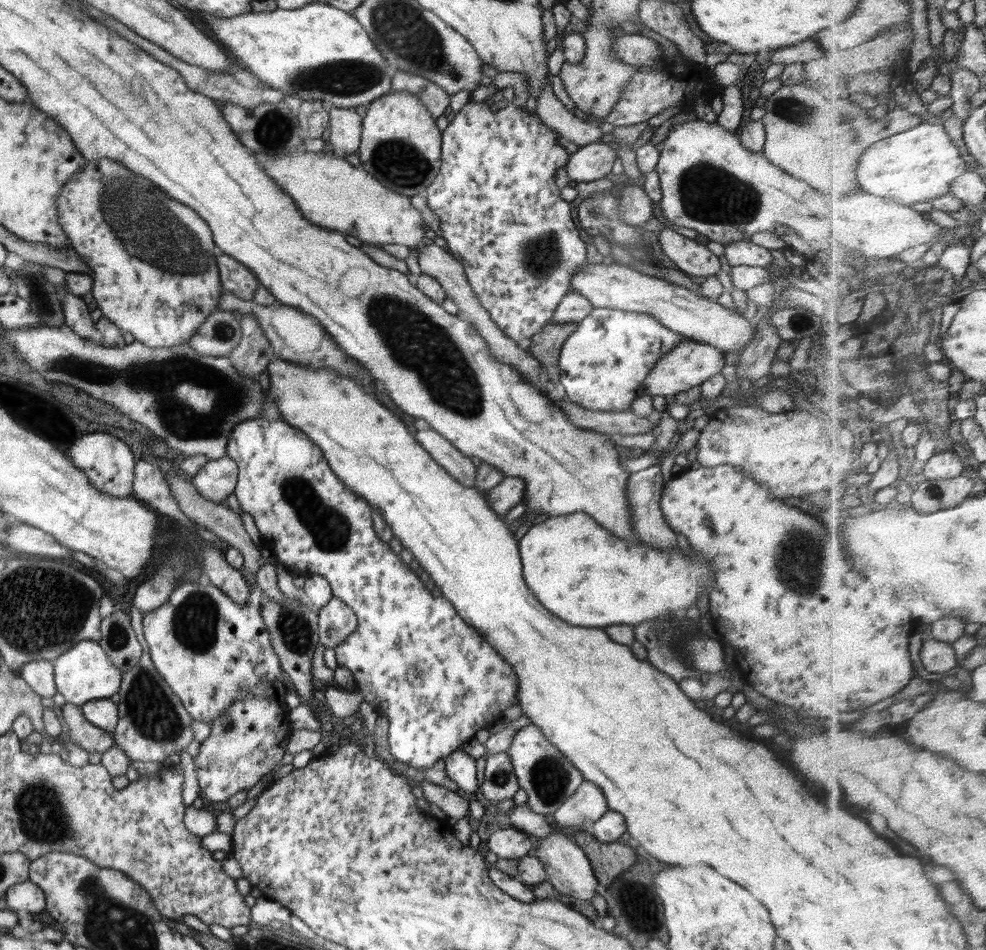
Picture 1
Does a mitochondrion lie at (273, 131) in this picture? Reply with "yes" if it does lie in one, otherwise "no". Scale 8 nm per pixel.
yes

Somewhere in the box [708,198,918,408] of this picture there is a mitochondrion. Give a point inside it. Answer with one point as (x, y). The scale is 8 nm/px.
(800, 322)

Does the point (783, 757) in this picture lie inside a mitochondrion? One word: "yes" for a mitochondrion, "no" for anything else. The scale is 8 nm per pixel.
no

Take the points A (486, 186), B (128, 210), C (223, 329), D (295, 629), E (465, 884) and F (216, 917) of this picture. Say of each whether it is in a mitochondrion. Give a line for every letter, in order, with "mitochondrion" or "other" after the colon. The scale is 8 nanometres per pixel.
A: other
B: mitochondrion
C: mitochondrion
D: mitochondrion
E: other
F: other

